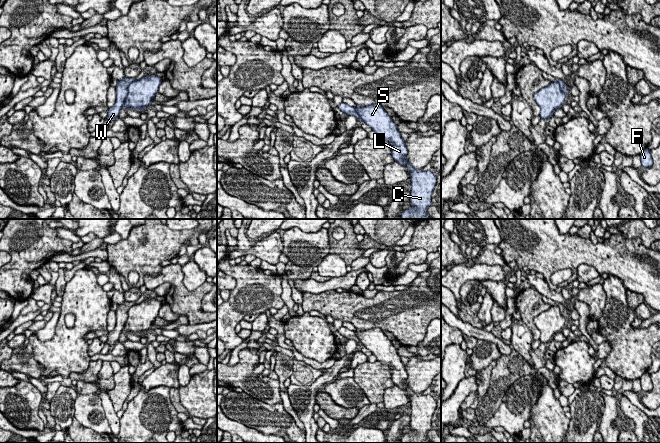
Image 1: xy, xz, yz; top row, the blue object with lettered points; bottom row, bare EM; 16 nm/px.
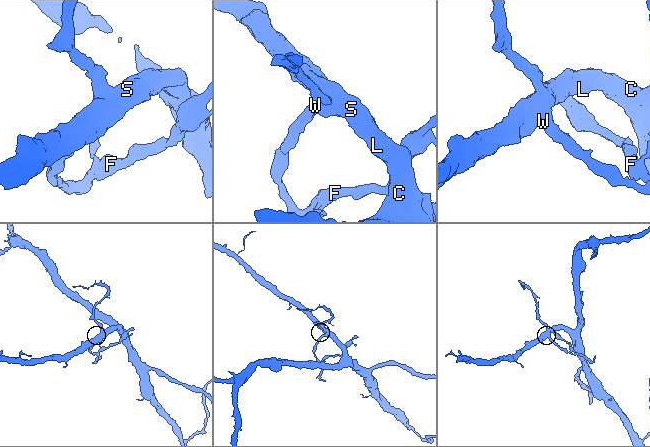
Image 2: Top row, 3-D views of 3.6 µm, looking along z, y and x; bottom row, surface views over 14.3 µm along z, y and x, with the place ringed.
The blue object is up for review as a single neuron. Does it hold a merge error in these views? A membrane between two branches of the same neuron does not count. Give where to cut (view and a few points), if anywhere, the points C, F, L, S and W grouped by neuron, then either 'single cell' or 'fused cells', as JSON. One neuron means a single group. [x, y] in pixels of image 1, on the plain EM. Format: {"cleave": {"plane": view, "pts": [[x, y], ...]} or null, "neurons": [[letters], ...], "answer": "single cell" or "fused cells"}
{"cleave": {"plane": "xy", "pts": [[135, 304], [128, 311], [128, 318], [123, 331]]}, "neurons": [["C", "L", "S"], ["F", "W"]], "answer": "fused cells"}

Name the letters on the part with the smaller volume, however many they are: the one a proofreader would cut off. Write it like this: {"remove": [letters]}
{"remove": ["F", "W"]}

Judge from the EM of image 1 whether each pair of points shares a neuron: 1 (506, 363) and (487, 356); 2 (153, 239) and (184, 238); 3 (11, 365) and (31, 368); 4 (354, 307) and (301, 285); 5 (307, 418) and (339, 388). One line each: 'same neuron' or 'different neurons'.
1: different neurons
2: same neuron
3: same neuron
4: different neurons
5: different neurons

